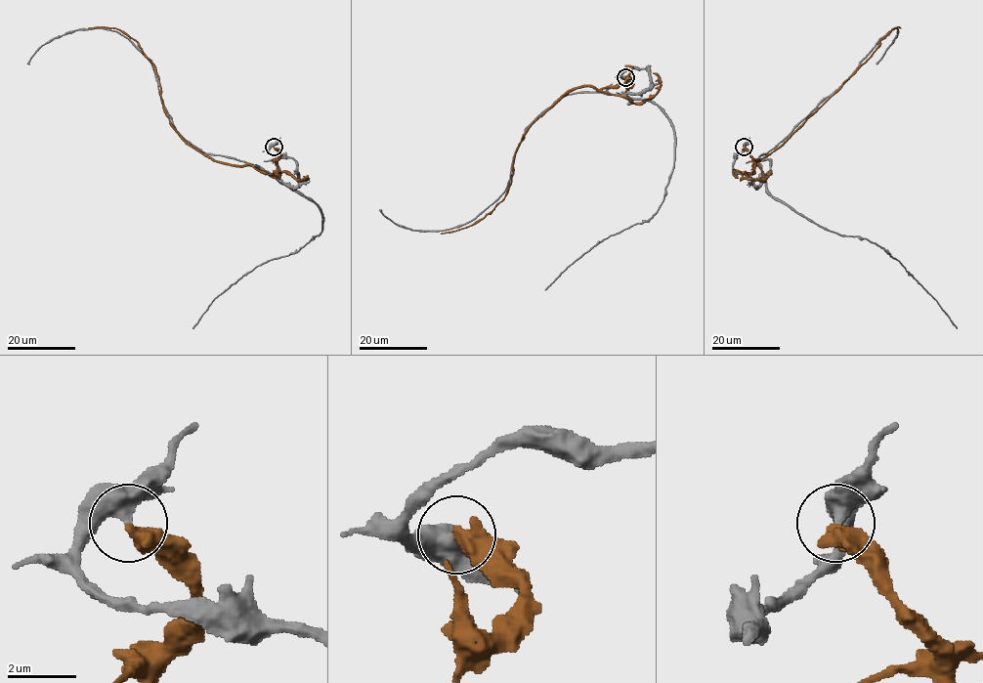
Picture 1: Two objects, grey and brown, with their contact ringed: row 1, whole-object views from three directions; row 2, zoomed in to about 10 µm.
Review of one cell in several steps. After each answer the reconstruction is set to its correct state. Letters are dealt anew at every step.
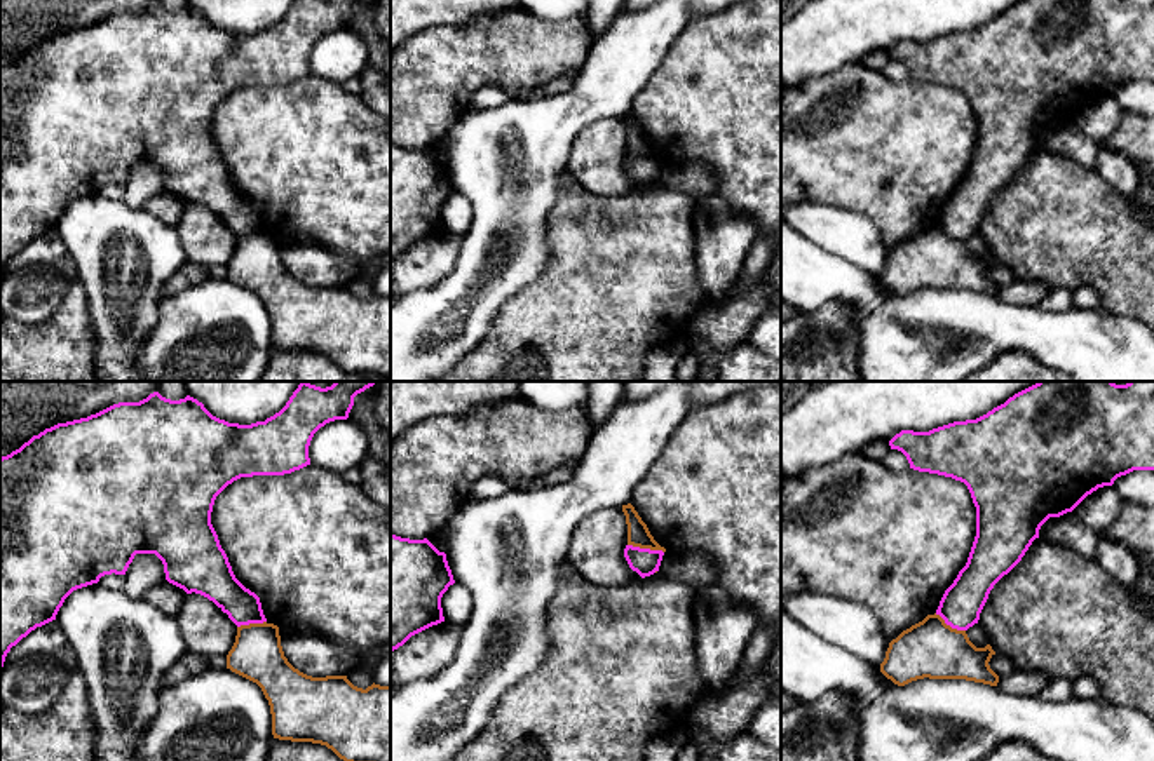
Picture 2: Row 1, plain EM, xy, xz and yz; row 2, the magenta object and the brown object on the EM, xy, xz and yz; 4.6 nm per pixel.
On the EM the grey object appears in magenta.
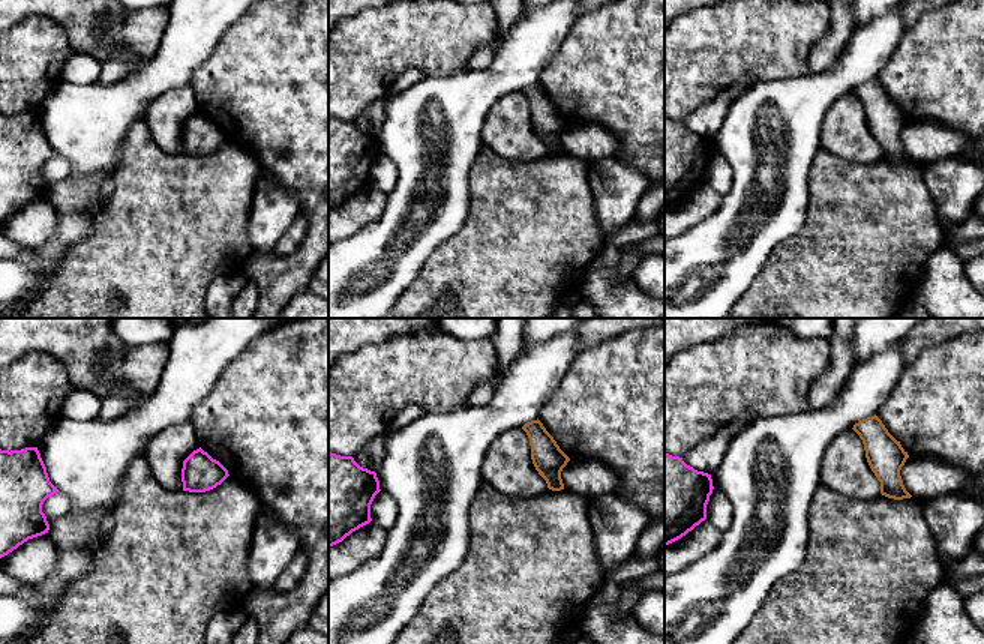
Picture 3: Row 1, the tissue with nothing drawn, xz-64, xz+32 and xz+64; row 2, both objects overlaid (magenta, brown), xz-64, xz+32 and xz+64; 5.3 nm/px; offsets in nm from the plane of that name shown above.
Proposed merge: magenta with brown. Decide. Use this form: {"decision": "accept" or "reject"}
{"decision": "reject"}

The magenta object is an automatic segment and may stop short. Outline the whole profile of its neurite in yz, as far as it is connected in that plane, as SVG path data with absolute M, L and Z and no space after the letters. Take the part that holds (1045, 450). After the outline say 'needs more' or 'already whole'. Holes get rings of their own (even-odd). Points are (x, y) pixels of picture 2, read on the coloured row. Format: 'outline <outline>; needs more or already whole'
outline M1037 381L976 420L954 421L929 432L901 430L889 441L889 446L891 449L898 449L906 456L910 468L961 481L971 493L976 507L976 536L966 566L959 571L954 583L945 590L936 609L936 615L940 615L947 625L957 630L967 630L978 623L980 613L994 585L1022 561L1032 542L1039 538L1041 526L1049 517L1060 517L1067 512L1072 512L1088 495L1098 488L1112 486L1121 475L1126 475L1133 470L1154 470L1154 381L1128 381L1126 385L1116 385L1114 381Z; already whole

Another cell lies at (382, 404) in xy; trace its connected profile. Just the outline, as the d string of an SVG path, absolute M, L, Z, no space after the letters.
M378 381L375 416L382 430L390 437L390 381Z

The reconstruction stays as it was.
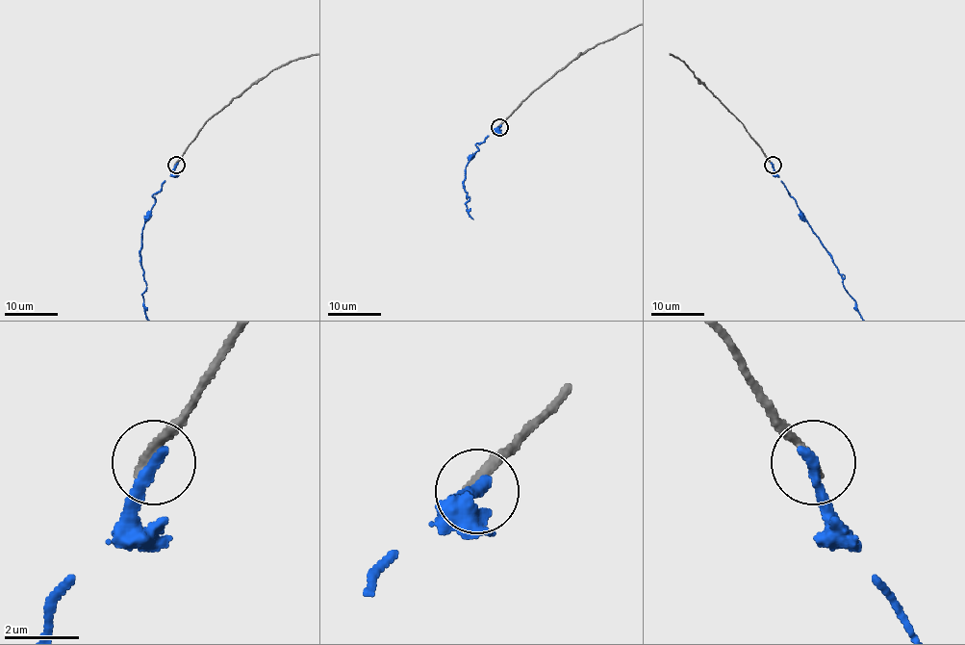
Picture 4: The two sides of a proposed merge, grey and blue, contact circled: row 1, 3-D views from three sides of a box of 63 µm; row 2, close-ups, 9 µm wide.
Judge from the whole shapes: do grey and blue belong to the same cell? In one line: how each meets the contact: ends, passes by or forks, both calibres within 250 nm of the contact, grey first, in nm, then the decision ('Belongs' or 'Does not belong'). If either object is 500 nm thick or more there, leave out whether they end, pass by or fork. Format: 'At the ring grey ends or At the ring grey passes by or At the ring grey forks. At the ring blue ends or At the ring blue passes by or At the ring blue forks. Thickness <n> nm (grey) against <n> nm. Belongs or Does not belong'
At the ring grey ends. At the ring blue ends. Thickness 280 nm (grey) against 360 nm. Does not belong

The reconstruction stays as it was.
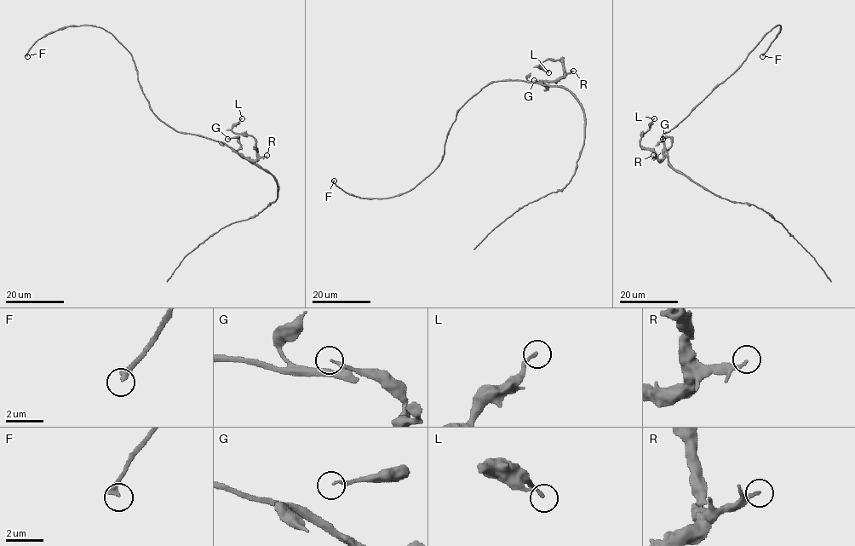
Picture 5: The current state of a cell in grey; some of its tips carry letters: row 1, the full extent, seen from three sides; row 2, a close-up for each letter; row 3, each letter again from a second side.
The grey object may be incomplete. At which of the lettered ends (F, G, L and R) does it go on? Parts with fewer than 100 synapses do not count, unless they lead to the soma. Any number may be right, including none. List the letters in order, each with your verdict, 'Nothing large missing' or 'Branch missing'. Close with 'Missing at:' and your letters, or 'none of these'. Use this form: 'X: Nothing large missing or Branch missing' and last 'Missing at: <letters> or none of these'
F: Branch missing
G: Nothing large missing
L: Nothing large missing
R: Nothing large missing
Missing at: F

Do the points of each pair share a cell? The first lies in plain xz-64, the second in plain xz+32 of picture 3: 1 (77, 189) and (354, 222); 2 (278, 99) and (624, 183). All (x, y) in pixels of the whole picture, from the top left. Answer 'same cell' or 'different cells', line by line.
1: different cells
2: different cells

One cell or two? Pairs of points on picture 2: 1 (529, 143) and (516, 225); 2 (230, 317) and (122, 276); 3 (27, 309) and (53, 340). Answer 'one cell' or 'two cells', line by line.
1: one cell
2: one cell
3: two cells

